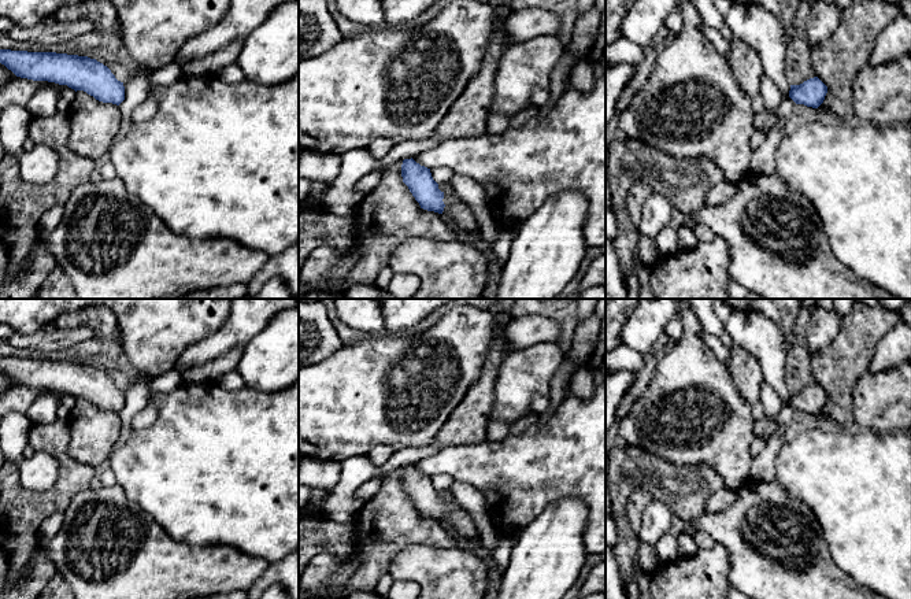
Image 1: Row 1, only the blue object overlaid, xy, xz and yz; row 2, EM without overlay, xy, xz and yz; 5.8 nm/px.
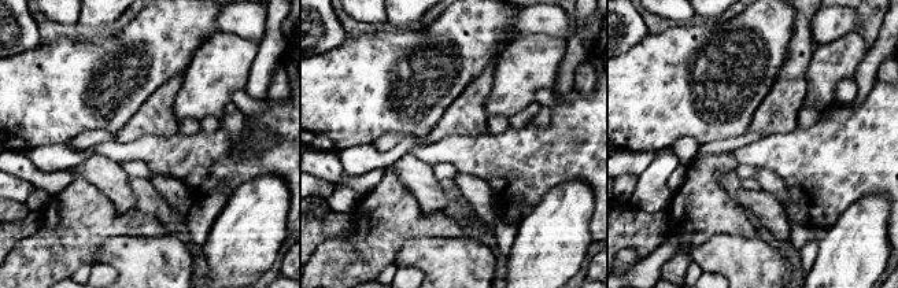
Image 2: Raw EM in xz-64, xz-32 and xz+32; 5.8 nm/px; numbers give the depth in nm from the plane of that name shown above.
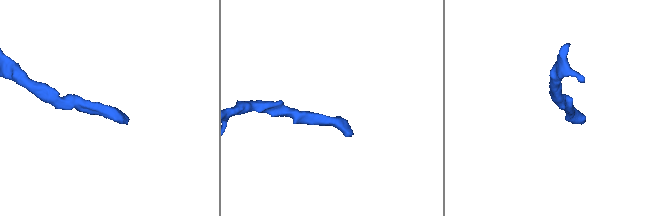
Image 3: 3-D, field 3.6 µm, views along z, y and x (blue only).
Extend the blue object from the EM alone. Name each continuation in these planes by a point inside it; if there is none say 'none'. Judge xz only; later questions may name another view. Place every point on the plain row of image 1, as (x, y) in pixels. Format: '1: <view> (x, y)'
1: xz (463, 525)

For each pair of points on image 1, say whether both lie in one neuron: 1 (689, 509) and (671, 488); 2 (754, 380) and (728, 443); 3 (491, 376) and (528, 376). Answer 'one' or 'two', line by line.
1: one
2: two
3: two

